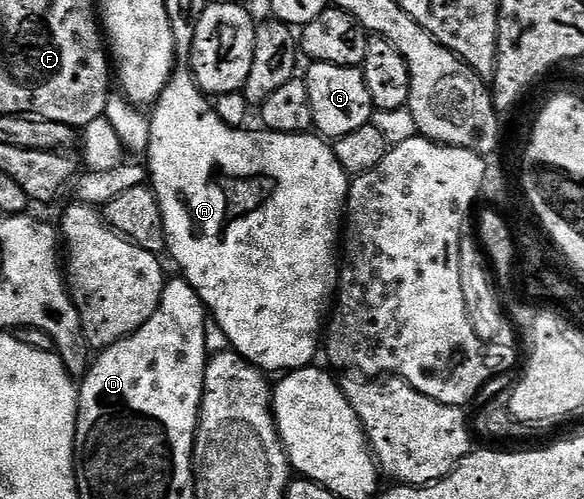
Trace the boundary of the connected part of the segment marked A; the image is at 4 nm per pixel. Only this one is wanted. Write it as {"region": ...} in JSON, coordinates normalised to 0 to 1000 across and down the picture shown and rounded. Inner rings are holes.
{"region":[[[305,136],[291,152],[291,166],[281,176],[281,184],[274,184],[271,202],[262,206],[260,222],[253,242],[257,246],[257,295],[250,299],[247,311],[248,323],[253,327],[253,365],[264,383],[267,401],[274,409],[274,425],[281,441],[281,465],[284,467],[284,501],[288,509],[298,515],[298,525],[307,533],[310,555],[318,559],[322,569],[329,569],[329,577],[342,593],[342,601],[351,609],[358,635],[373,643],[373,653],[380,659],[380,669],[389,677],[392,691],[401,707],[420,717],[423,725],[442,735],[450,745],[464,745],[462,741],[476,741],[474,745],[495,745],[498,741],[517,741],[521,735],[533,731],[539,723],[538,715],[548,709],[548,679],[555,669],[555,647],[560,643],[562,631],[568,619],[568,607],[575,595],[579,577],[579,545],[582,539],[582,471],[589,461],[589,423],[592,417],[592,395],[599,389],[601,351],[594,349],[589,337],[582,337],[582,321],[575,321],[572,311],[572,295],[560,279],[546,273],[538,265],[519,265],[515,269],[481,269],[471,261],[454,257],[440,257],[442,261],[428,261],[430,257],[409,257],[406,253],[392,253],[384,248],[384,240],[377,240],[377,232],[366,222],[361,198],[348,188],[346,178],[332,164],[332,152],[324,138]]]}

